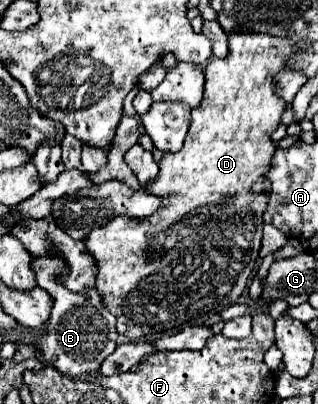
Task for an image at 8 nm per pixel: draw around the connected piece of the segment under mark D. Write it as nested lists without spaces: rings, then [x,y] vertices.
[[[230,35],[228,43],[228,57],[212,59],[204,69],[204,99],[192,109],[192,125],[184,147],[176,153],[165,153],[158,175],[144,185],[146,193],[162,199],[162,209],[146,219],[118,215],[104,227],[94,229],[84,241],[98,267],[96,289],[108,311],[116,317],[118,333],[128,335],[132,341],[180,325],[210,327],[214,315],[234,305],[244,293],[258,259],[262,215],[270,195],[270,183],[264,173],[276,151],[270,133],[278,127],[286,105],[276,95],[272,79],[298,47],[292,47],[288,39],[268,39],[268,35]]]

